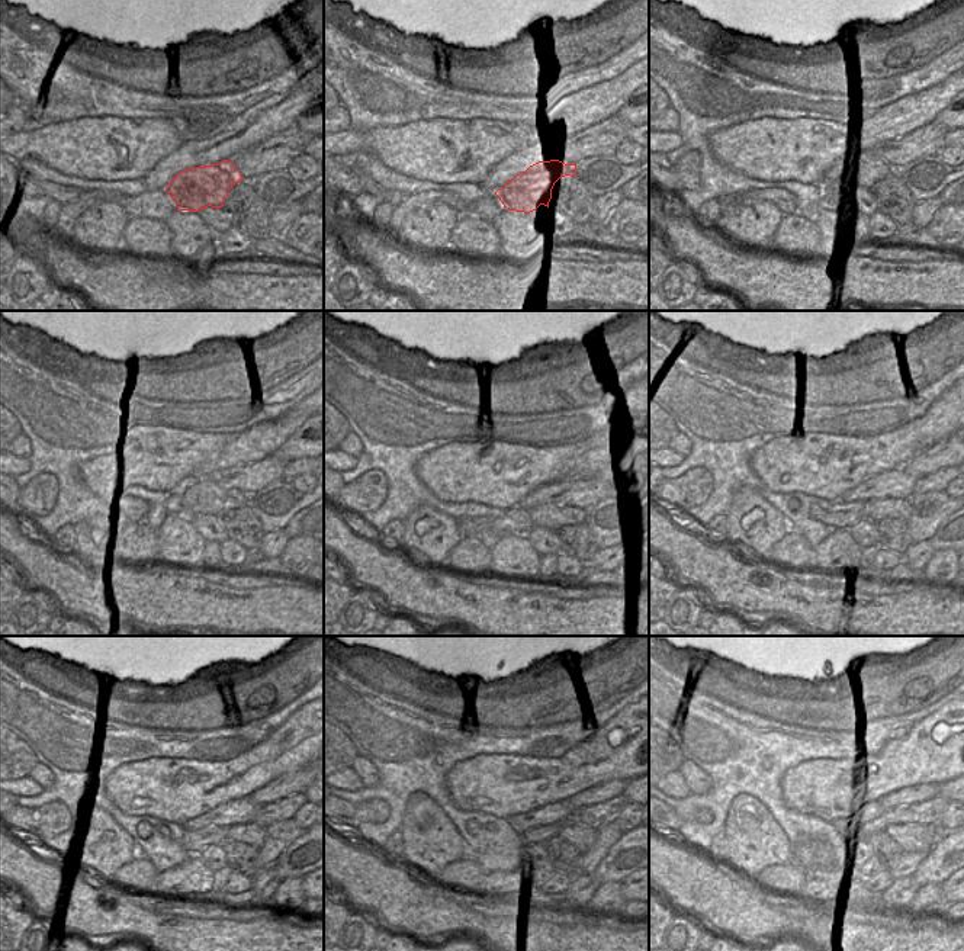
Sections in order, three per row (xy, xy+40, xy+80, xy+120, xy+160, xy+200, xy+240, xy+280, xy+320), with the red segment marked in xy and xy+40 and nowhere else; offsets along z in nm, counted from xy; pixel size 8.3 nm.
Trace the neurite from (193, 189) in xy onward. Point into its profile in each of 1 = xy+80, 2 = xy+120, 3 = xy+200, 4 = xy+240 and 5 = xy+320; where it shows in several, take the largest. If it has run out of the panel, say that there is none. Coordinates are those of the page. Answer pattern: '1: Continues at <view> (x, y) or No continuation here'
1: Continues at xy+80 (864, 174)
2: Continues at xy+120 (205, 497)
3: Continues at xy+200 (900, 508)
4: Continues at xy+240 (251, 834)
5: Continues at xy+320 (912, 838)

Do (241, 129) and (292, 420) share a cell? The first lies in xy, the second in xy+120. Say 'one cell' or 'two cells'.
one cell

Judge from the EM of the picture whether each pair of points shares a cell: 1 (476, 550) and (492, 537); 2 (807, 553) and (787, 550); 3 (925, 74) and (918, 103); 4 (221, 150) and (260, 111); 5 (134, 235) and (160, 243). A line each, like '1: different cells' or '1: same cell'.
1: different cells
2: same cell
3: different cells
4: same cell
5: same cell

